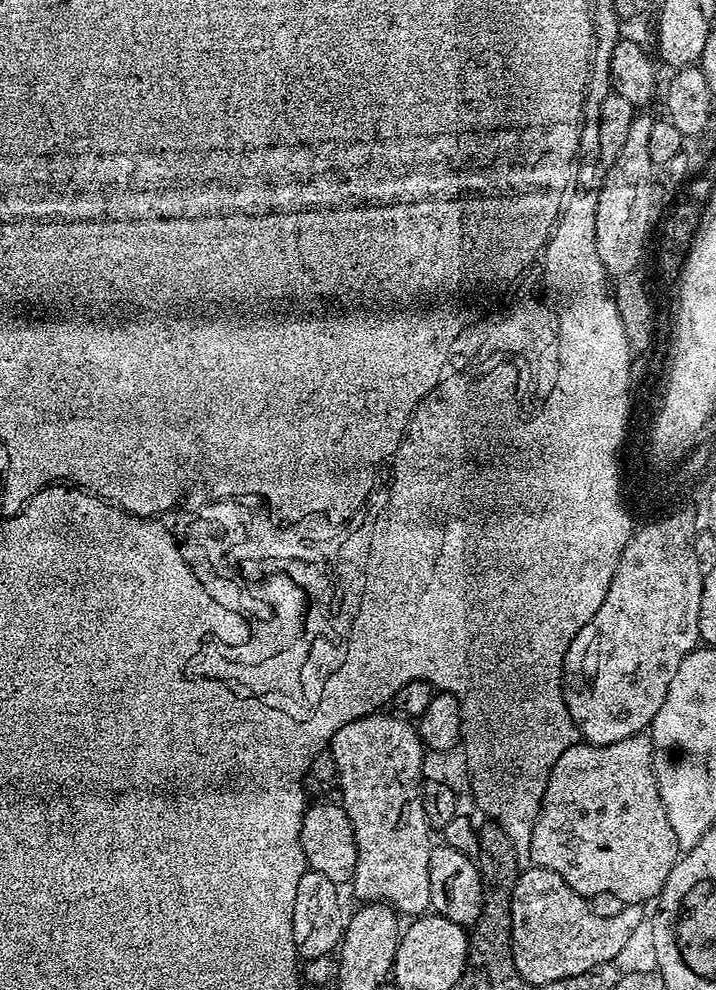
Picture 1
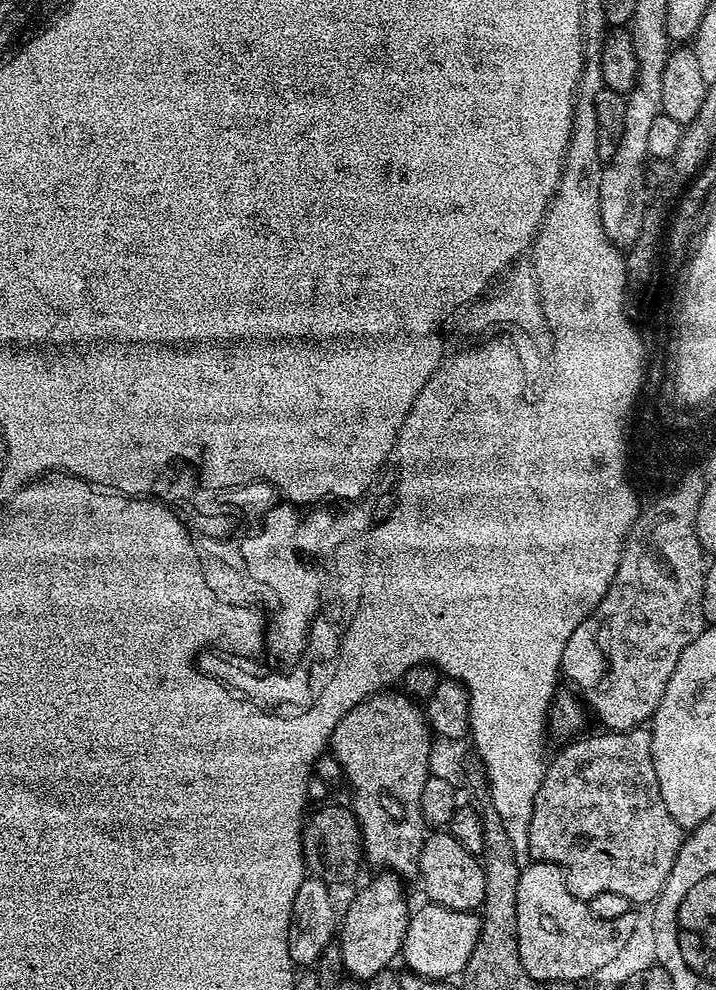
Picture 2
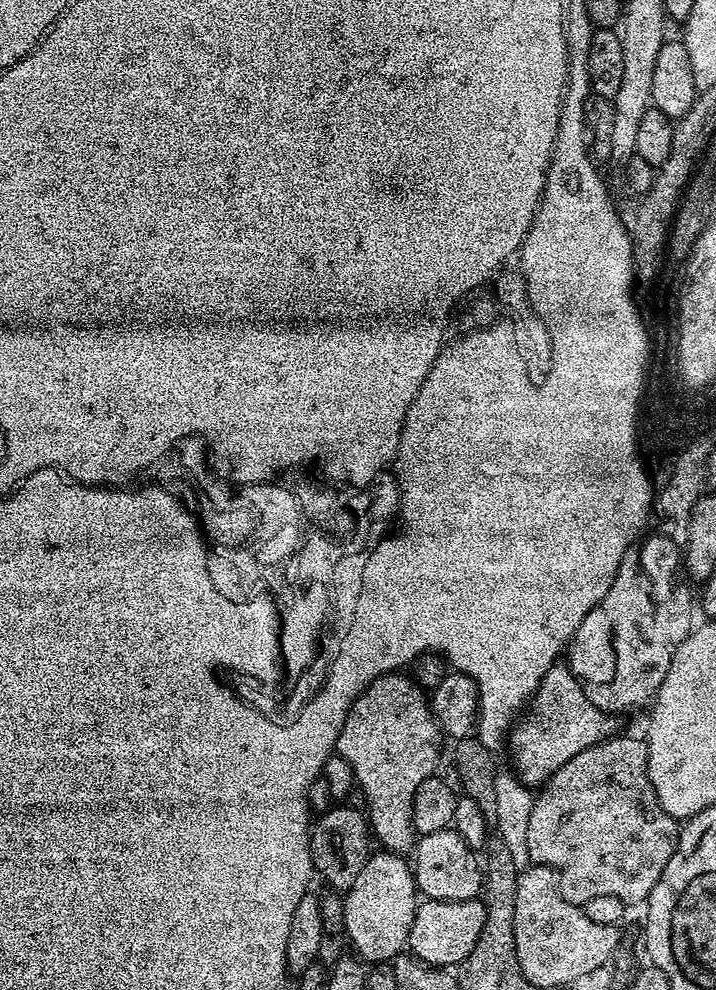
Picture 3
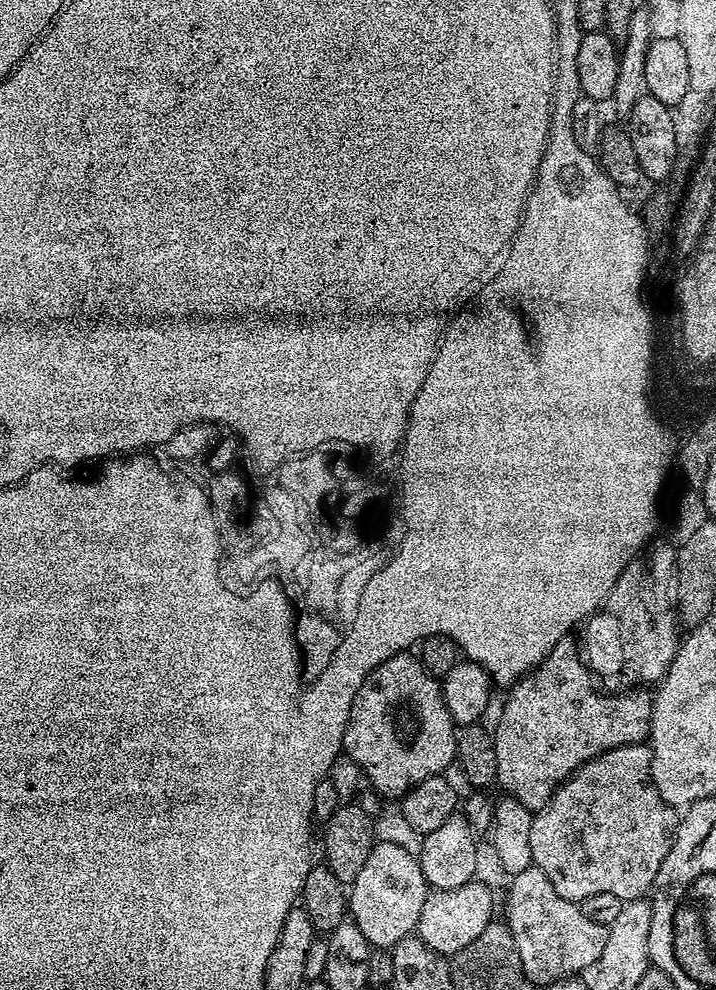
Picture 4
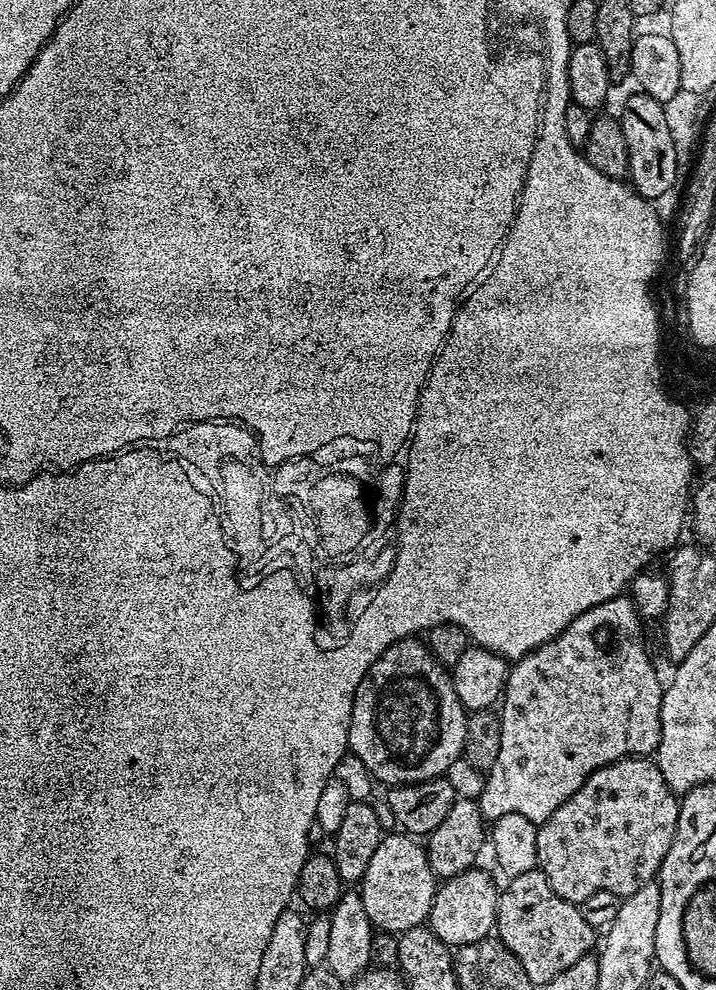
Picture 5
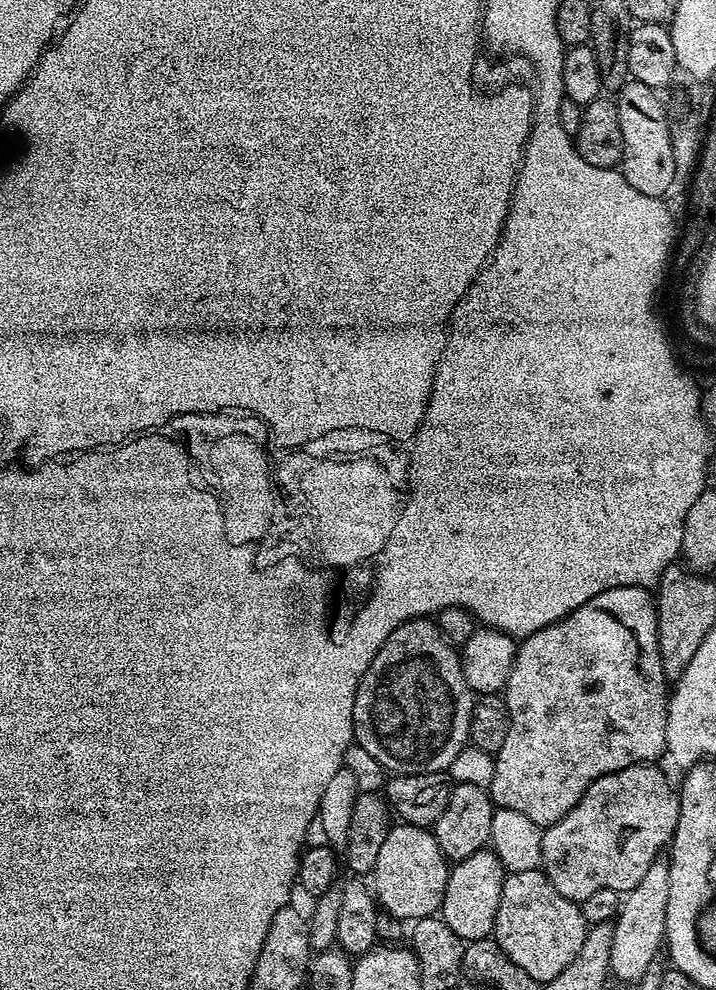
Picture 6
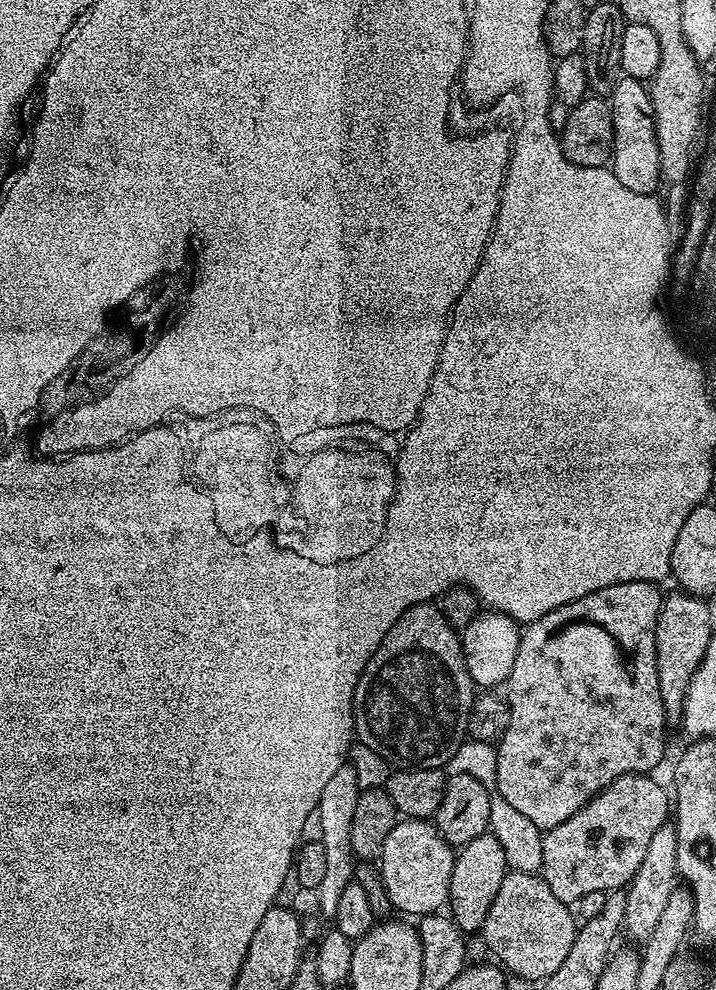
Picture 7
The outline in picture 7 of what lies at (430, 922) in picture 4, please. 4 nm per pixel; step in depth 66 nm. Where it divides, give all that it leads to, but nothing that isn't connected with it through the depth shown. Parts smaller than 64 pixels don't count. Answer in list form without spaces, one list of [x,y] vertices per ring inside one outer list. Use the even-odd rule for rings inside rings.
[[[491,831],[474,838],[474,842],[459,845],[454,870],[450,874],[448,904],[450,915],[461,932],[479,933],[483,929],[486,914],[490,914],[490,904],[494,902],[494,894],[498,894],[498,886],[502,886],[502,878],[508,871],[510,869],[506,862],[506,853],[502,850],[502,842]]]

